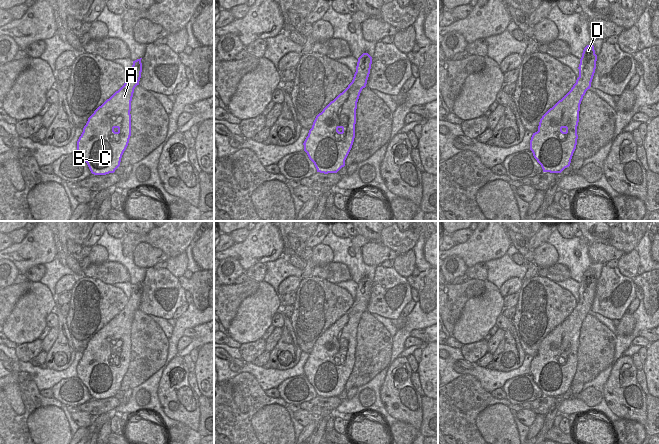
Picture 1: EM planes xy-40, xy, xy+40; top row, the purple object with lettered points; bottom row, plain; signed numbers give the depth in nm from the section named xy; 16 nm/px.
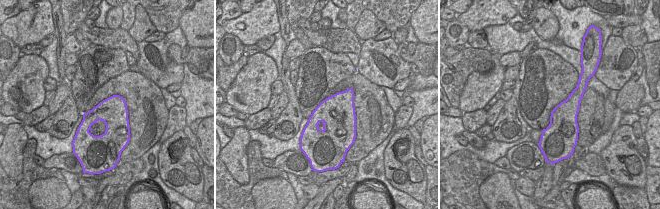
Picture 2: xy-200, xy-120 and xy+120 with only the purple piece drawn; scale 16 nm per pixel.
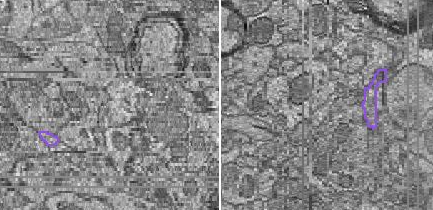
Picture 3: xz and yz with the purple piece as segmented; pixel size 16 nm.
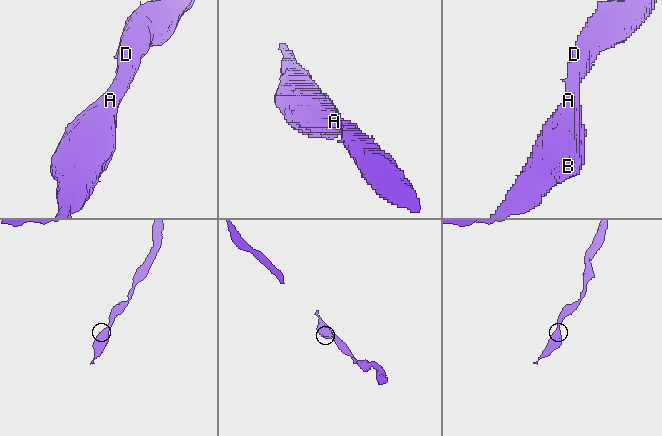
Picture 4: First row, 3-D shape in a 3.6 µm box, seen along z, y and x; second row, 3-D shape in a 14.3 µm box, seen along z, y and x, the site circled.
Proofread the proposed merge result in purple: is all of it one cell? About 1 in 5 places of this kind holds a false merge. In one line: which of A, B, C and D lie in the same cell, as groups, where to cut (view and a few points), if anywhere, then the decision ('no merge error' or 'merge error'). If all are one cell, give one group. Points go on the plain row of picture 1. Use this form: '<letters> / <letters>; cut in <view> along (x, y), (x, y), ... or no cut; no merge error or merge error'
A B C D; no cut; no merge error

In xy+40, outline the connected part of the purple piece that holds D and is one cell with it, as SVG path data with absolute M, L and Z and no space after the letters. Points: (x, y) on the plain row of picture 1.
M587 269L579 288L579 301L571 314L540 343L530 374L543 396L561 397L570 390L577 369L580 328L590 313L596 293L594 270Z

